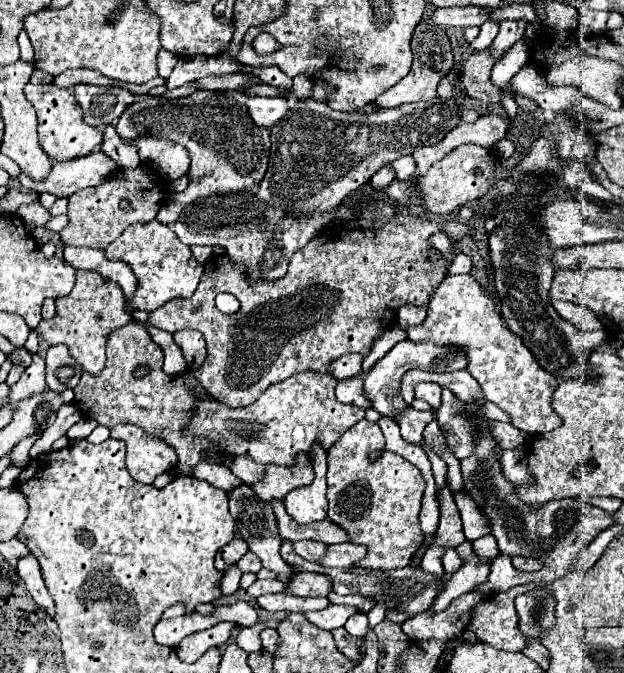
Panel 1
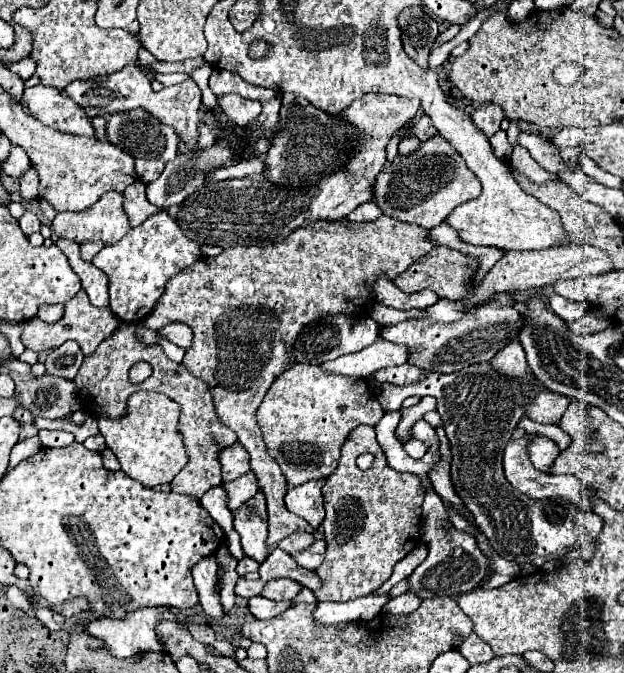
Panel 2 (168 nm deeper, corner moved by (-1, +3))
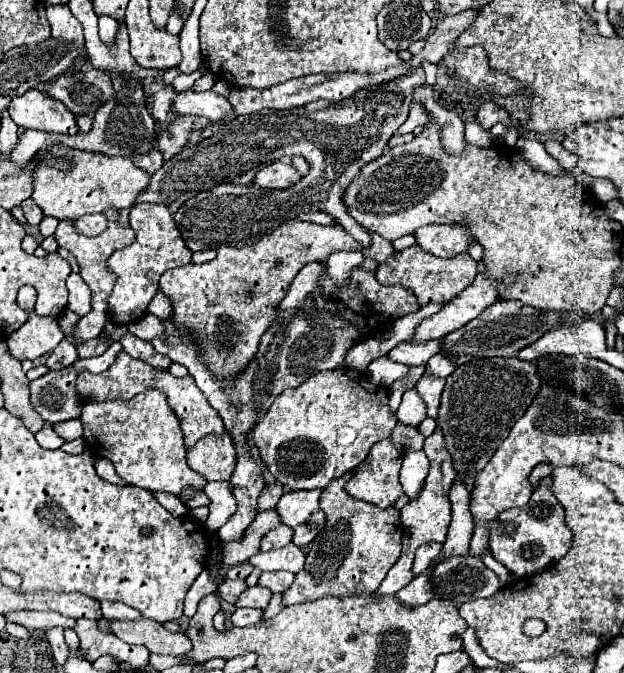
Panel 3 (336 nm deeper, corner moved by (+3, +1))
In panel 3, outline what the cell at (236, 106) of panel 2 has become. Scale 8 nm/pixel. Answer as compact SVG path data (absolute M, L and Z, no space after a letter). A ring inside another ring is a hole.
M192 90L180 92L174 98L174 110L178 114L204 116L212 122L224 122L224 124L234 116L232 104L224 96L220 96L212 90L208 90L208 92L192 92Z

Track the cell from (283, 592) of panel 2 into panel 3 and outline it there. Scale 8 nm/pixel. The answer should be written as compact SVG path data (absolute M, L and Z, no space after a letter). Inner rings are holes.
M254 586L254 588L248 588L246 592L240 594L236 606L250 606L250 608L260 608L264 610L268 606L272 598L272 592L268 588L262 588L262 586Z

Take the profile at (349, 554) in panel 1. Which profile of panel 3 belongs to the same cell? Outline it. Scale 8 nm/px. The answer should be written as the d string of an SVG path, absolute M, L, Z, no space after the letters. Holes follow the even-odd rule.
M290 544L282 550L260 552L258 556L250 558L250 564L260 568L260 570L270 570L270 572L290 570L294 574L304 568L304 562L306 562L306 552L296 544Z

